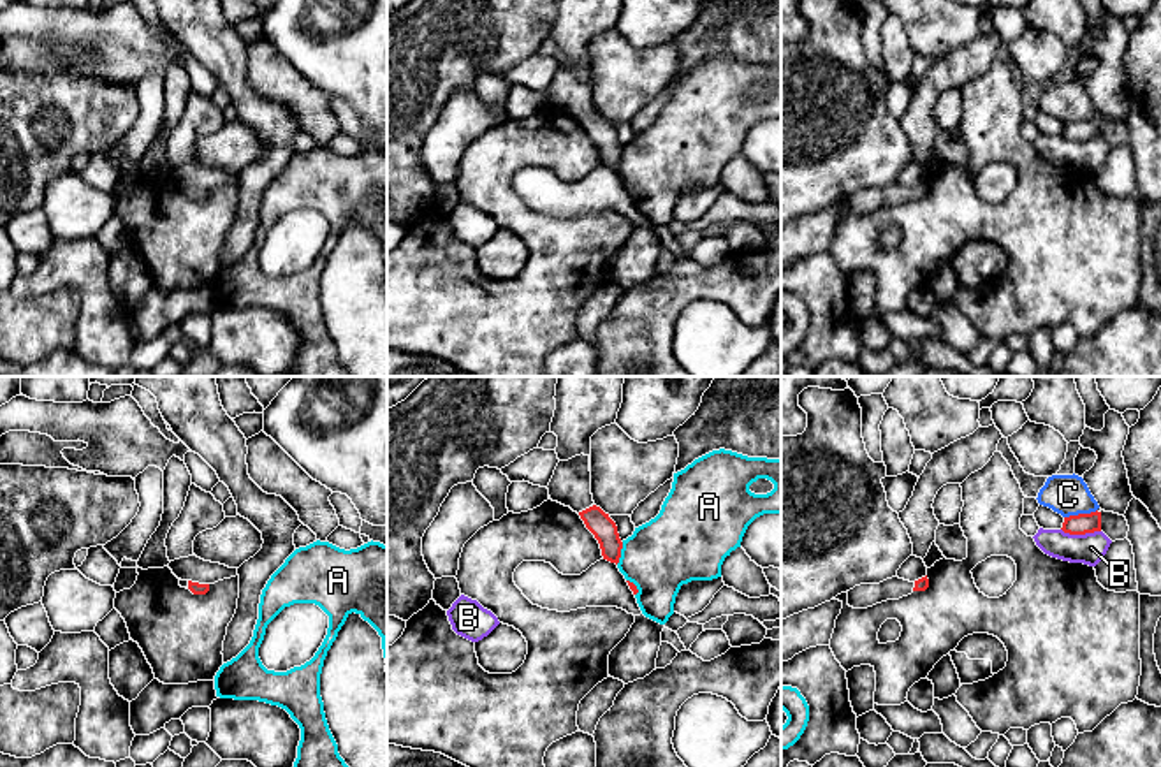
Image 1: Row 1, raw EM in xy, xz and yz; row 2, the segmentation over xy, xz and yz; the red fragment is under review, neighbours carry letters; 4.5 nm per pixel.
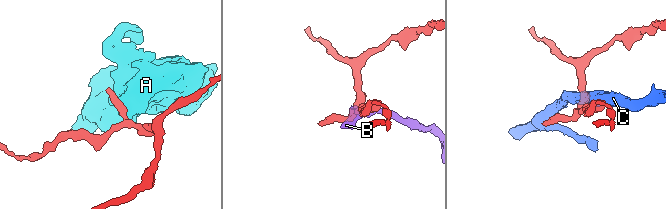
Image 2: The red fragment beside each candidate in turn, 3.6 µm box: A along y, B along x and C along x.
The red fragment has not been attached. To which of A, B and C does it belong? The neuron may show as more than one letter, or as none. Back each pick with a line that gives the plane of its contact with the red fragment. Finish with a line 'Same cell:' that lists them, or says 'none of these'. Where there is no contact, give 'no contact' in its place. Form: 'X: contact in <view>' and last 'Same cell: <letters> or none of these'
Same cell: none of these

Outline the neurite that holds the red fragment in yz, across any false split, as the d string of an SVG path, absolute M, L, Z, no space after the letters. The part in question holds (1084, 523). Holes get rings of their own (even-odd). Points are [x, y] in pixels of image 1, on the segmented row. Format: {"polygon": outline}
{"polygon": "M1101 512L1078 514L1064 517L1062 528L1064 533L1070 535L1085 535L1101 531Z"}

